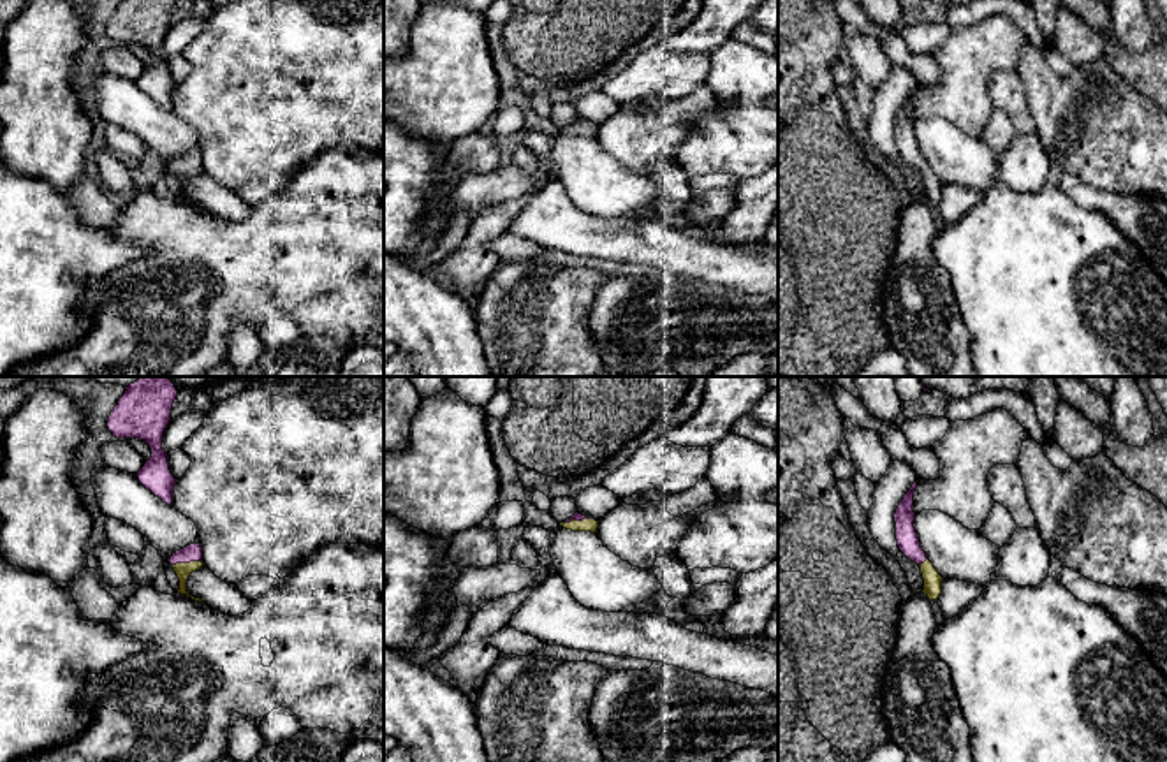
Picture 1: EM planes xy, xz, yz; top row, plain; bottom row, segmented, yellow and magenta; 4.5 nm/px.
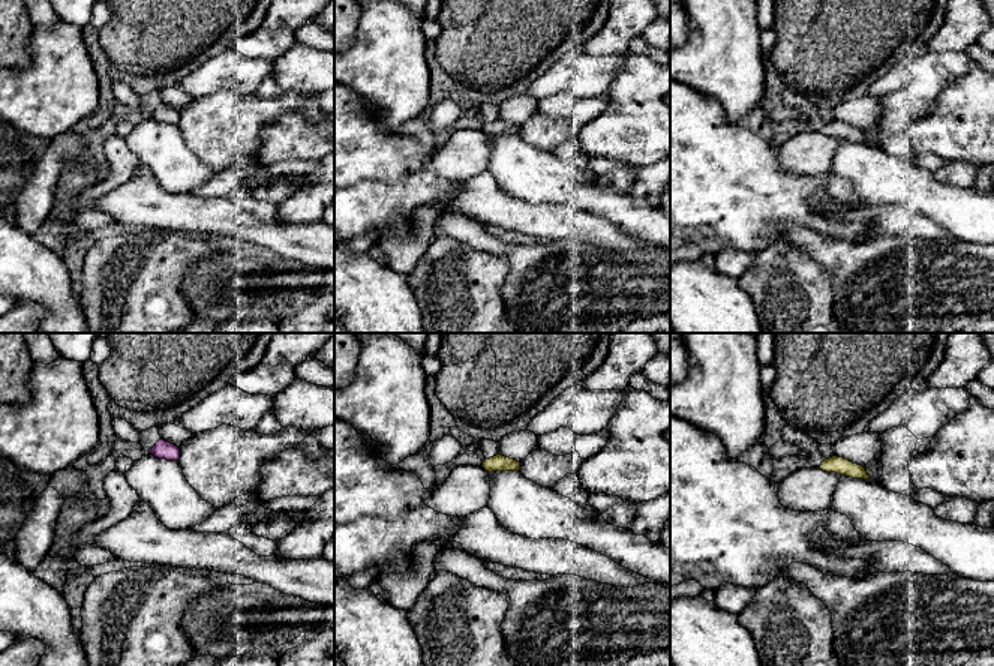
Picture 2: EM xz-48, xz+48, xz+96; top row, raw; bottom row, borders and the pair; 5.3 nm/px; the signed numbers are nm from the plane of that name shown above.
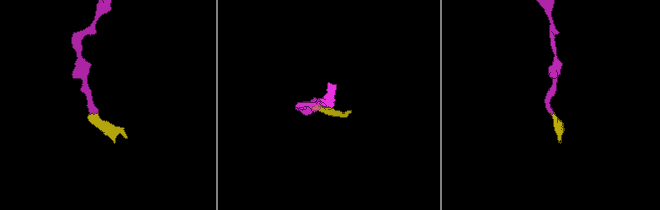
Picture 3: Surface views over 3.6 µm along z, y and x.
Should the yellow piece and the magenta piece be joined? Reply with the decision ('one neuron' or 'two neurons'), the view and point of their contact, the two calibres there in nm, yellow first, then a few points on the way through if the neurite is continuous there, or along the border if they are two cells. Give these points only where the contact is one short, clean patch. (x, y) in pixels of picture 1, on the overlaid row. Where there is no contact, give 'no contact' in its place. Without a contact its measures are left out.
one neuron; meets yellow in xy at (187, 564); 70 nm thick on the yellow side, 80 nm on the other; runs through xy (183, 571), (187, 564), (194, 551)

